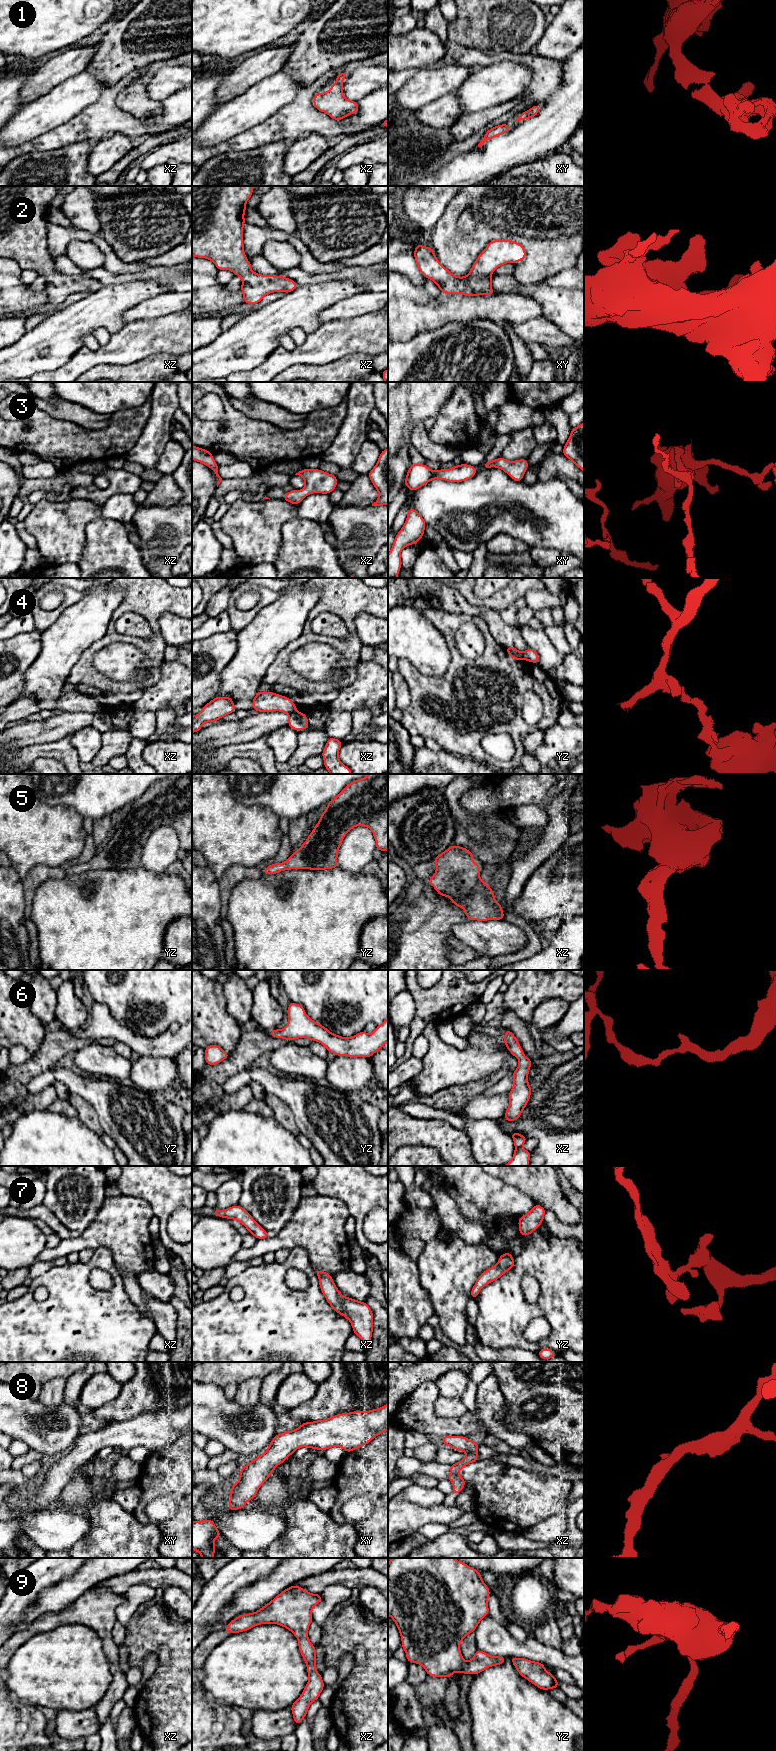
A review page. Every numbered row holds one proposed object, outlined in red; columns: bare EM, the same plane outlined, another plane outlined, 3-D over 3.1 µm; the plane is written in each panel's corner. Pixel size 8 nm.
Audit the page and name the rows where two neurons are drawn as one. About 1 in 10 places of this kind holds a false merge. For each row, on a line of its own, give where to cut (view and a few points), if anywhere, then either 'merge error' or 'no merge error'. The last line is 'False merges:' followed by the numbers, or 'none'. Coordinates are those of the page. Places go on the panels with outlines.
1: cut none; no merge error
2: cut none; no merge error
3: cut none; no merge error
4: cut xz (296, 711), (289, 715); merge error
5: cut none; no merge error
6: cut none; no merge error
7: cut none; no merge error
8: cut none; no merge error
9: cut none; no merge error
False merges: 4

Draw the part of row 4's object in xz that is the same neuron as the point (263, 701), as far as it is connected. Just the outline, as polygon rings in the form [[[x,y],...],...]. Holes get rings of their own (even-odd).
[[[260,690],[257,691],[252,701],[252,707],[258,712],[280,711],[288,715],[297,712],[297,707],[292,699],[274,692],[261,692]]]

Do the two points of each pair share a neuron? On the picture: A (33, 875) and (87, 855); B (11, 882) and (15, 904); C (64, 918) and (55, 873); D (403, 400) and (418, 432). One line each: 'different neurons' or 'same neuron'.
A: same neuron
B: same neuron
C: different neurons
D: different neurons

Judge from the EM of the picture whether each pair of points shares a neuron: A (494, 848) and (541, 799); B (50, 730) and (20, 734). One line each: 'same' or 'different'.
A: different
B: same

